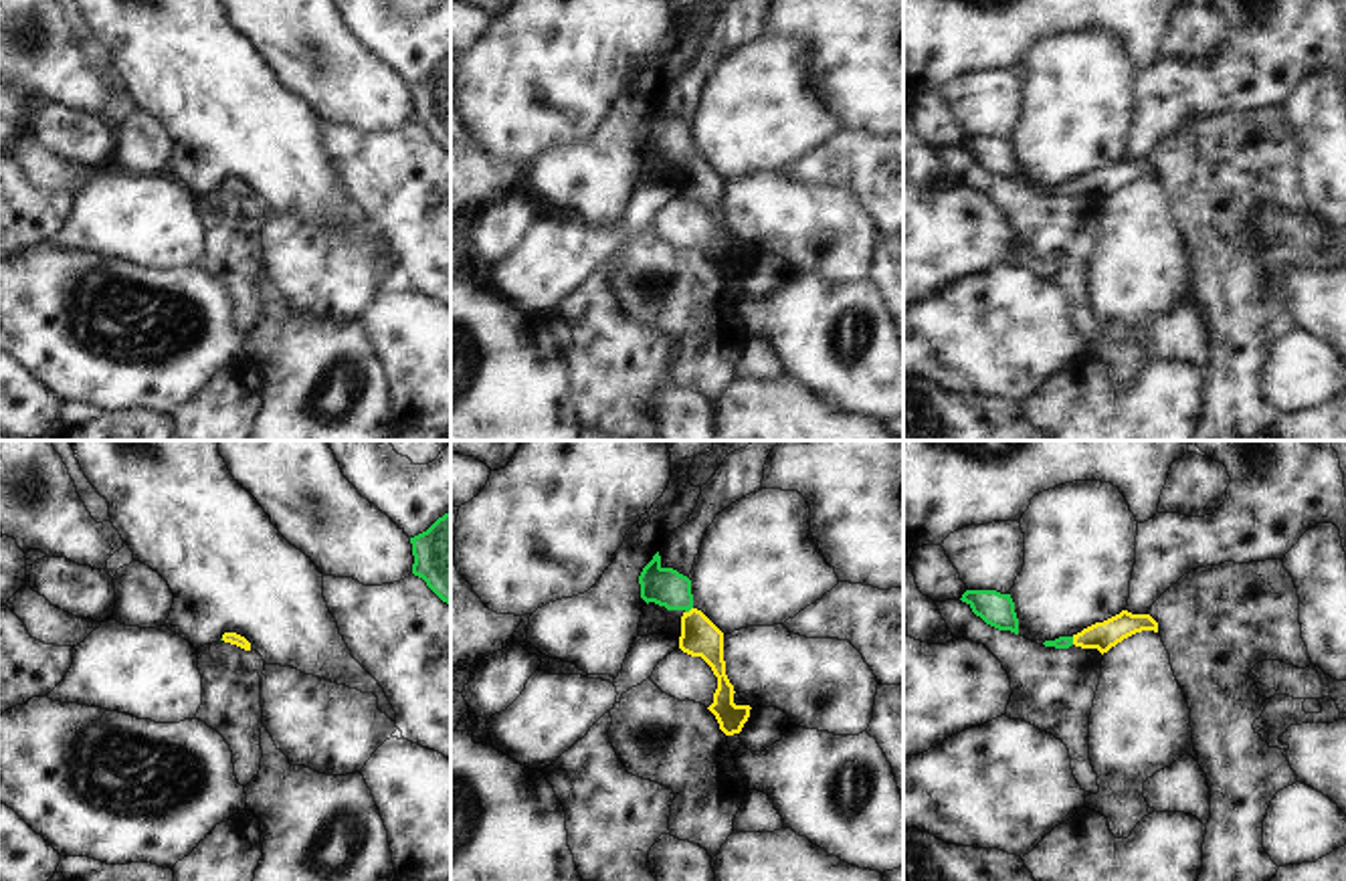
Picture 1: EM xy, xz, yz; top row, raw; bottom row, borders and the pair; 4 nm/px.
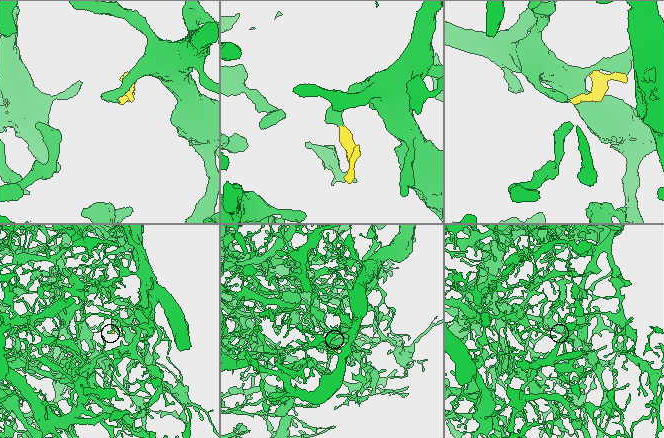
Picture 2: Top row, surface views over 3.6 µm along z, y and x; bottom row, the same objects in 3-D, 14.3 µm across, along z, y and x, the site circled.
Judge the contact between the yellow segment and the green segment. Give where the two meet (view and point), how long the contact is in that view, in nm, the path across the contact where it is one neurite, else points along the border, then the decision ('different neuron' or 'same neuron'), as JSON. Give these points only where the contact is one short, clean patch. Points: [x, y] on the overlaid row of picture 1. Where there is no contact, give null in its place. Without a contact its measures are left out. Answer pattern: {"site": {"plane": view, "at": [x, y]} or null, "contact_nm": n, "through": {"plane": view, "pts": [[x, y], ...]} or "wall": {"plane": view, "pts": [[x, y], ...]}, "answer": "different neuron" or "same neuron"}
{"site": {"plane": "xz", "at": [690, 611]}, "contact_nm": 40, "through": {"plane": "xz", "pts": [[700, 637], [690, 611], [665, 586]]}, "answer": "same neuron"}

